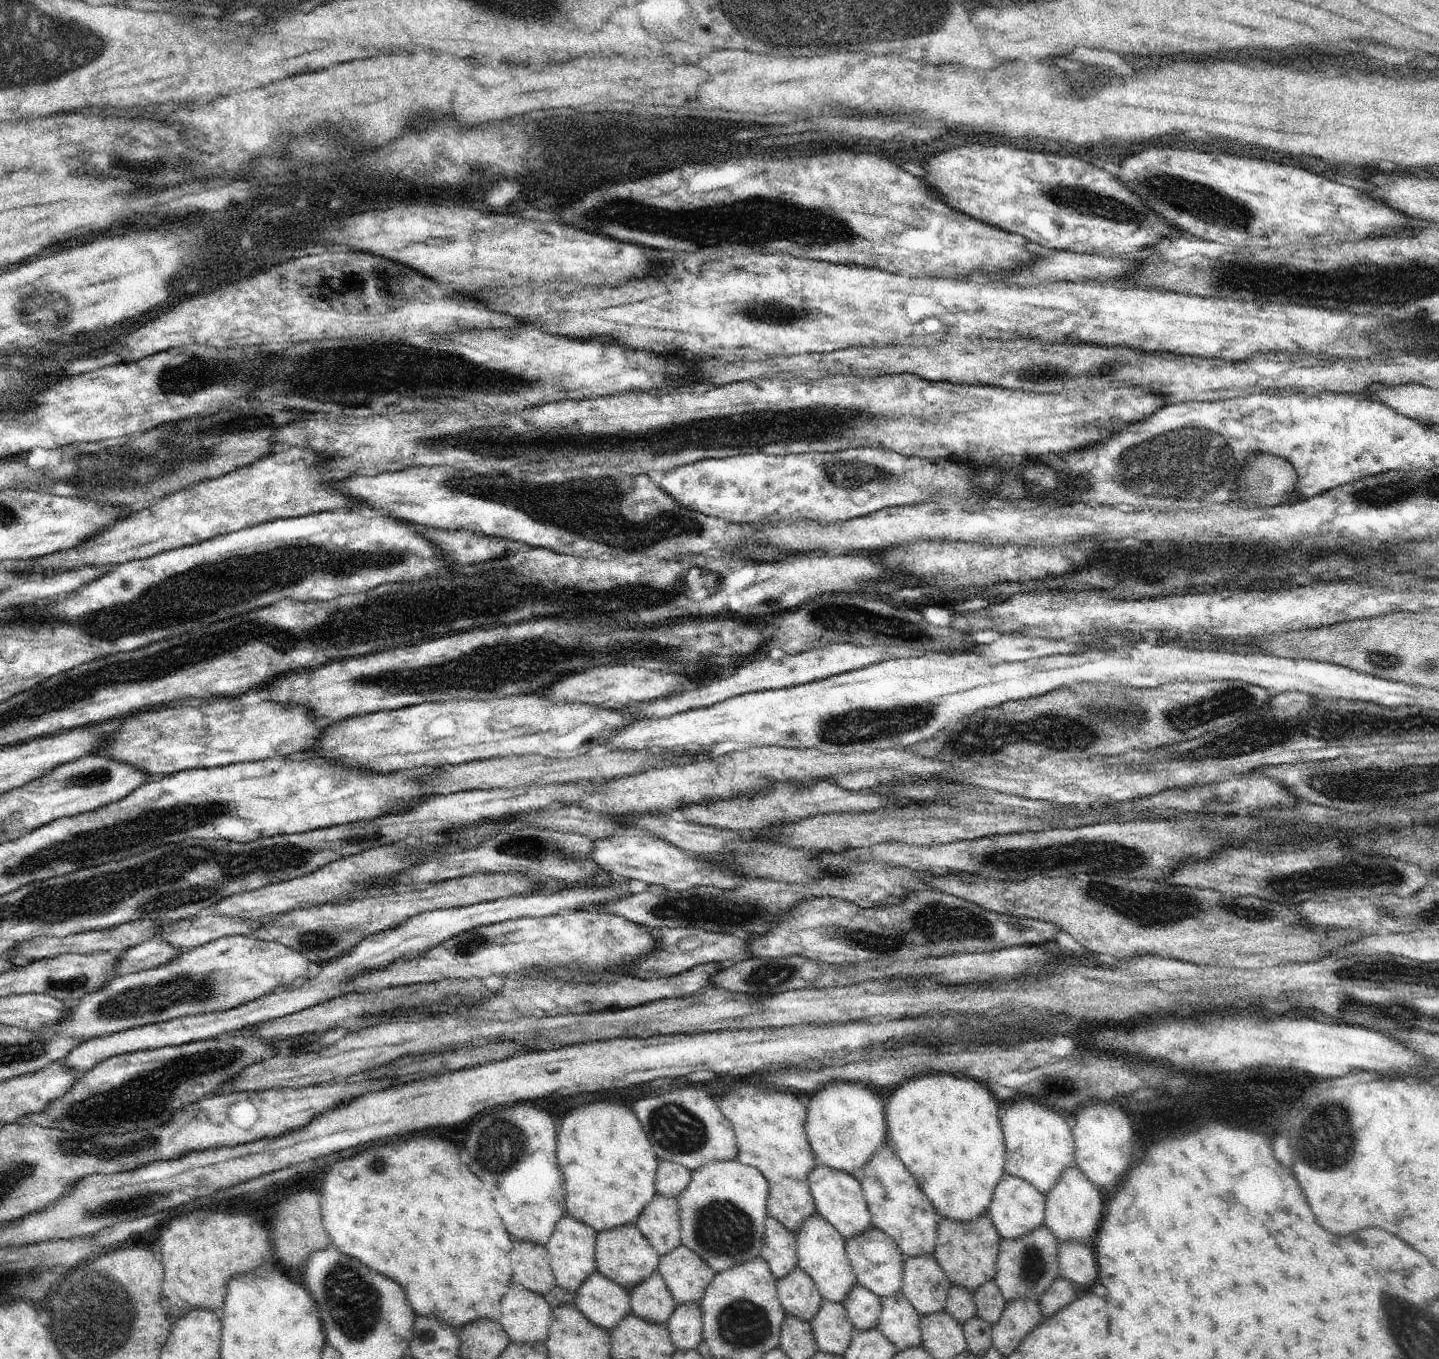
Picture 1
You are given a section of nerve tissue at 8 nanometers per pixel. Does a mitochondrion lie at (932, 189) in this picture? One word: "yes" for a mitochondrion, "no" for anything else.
no

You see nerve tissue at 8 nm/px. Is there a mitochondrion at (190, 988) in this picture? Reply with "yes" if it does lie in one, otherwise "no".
yes

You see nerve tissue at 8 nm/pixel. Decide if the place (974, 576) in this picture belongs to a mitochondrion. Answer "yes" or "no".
no

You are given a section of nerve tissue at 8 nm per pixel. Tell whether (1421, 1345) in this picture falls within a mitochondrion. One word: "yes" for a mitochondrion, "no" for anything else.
yes

